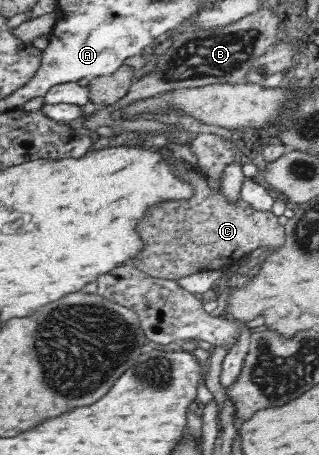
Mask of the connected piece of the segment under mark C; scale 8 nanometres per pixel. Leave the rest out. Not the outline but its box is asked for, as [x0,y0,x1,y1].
[129,164,285,281]

